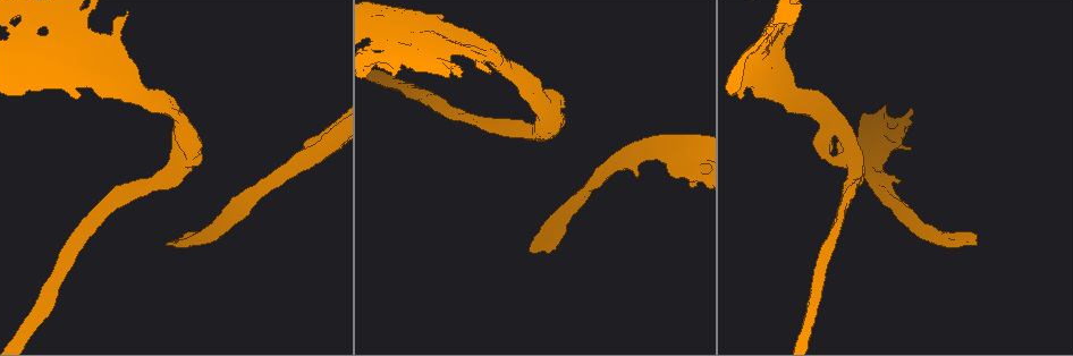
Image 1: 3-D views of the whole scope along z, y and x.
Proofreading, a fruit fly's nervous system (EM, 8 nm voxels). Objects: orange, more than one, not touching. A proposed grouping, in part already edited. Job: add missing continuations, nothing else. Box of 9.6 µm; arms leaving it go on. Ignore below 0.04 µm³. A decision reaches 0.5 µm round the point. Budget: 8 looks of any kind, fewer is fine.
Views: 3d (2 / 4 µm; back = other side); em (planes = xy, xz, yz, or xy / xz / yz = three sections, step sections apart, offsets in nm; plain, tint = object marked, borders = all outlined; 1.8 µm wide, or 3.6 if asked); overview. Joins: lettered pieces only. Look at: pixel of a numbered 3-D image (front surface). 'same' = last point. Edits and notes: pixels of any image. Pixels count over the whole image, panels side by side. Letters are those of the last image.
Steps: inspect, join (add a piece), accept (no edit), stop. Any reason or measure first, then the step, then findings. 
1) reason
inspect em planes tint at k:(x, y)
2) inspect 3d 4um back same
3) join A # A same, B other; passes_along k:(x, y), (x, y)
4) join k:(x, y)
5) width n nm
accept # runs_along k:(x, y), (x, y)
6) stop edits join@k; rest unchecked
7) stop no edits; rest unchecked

abrupt turn
inspect 3d 4um at 1:(763, 33)

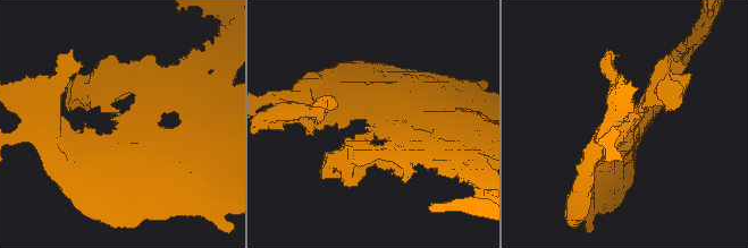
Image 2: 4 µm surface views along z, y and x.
shape alone is not enough
inspect em planes borders at 2:(127, 129)

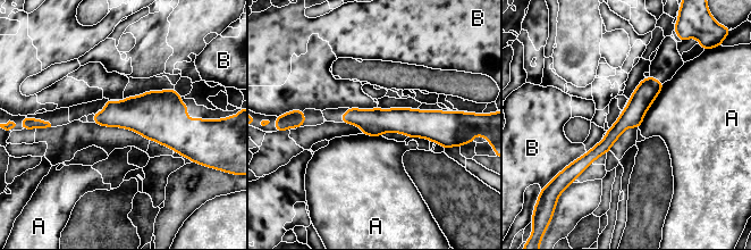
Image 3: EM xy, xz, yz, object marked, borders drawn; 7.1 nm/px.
width 160 nm
accept # A other, B other; runs_along 3:(659, 84), (597, 151), (576, 166); no lettered piece goes on from it

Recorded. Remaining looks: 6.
branch stops here
inspect em xz step 8 tint at 1:(977, 234)

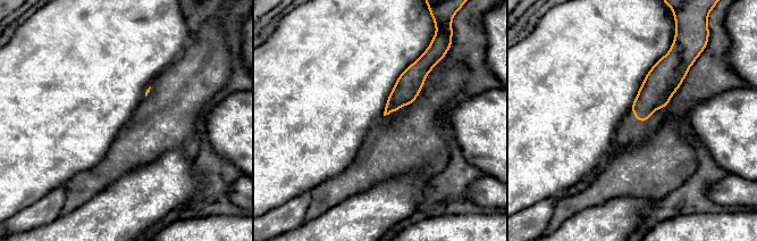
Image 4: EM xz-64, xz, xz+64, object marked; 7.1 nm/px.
see the neighbours
inspect em xz step 8 borders same

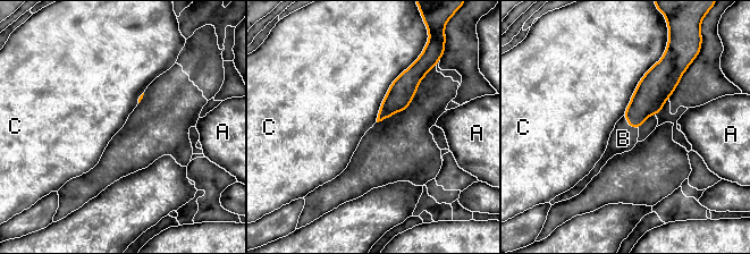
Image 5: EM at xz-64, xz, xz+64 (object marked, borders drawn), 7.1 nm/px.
join 5:(623, 138) # A other, B same, C other; passes_along 5:(648, 99), (629, 125), (623, 138); it goes on there

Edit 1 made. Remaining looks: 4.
inspect overview

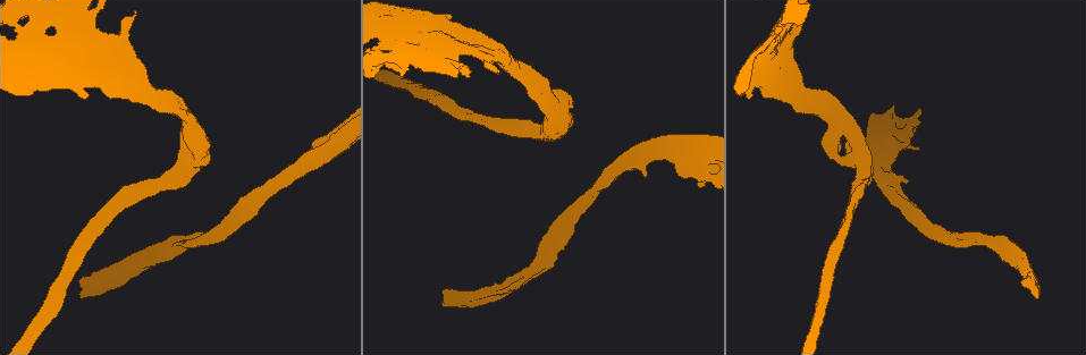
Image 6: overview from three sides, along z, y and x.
free end
inspect 3d 2um at 6:(645, 174)

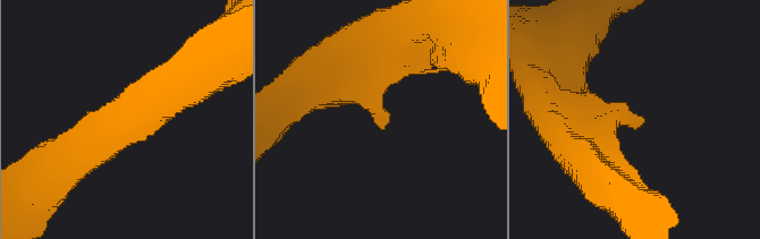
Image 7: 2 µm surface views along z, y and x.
inspect em planes plain at 7:(639, 124)

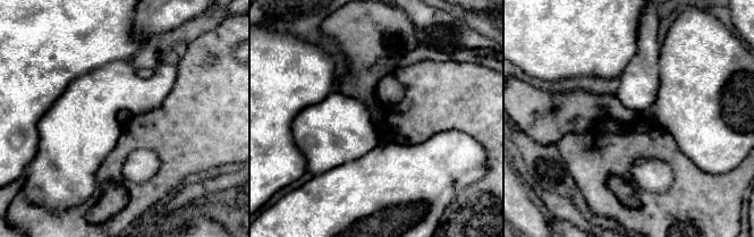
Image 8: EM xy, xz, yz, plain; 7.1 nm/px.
see the neighbours
inspect em planes borders same

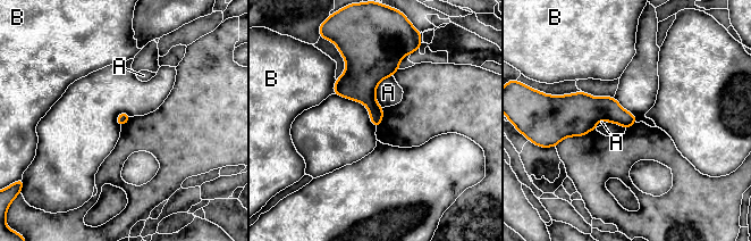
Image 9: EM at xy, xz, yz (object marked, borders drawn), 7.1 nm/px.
accept # A other, B other; border 9:(391, 75), (376, 90), (381, 107); none of them fits

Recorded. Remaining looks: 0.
stop edits join@5; rest unchecked

